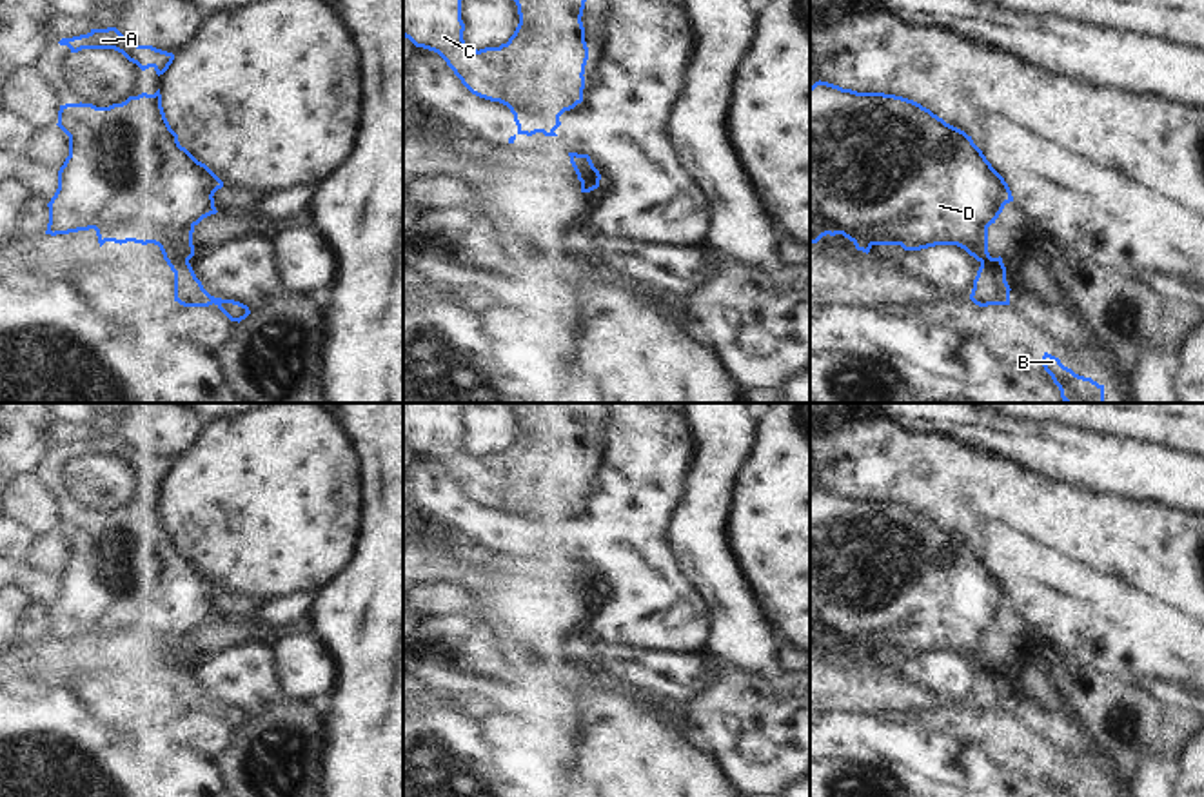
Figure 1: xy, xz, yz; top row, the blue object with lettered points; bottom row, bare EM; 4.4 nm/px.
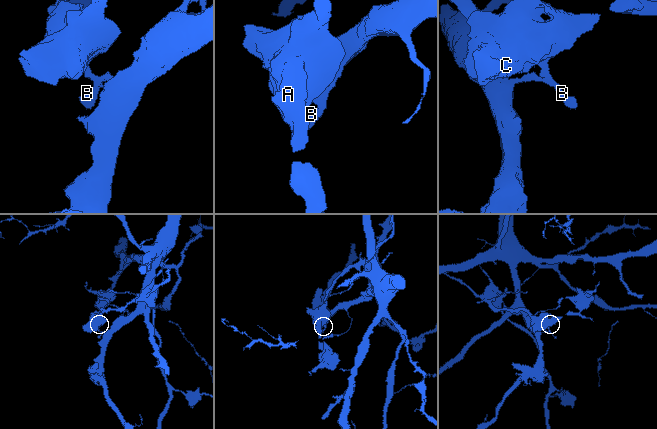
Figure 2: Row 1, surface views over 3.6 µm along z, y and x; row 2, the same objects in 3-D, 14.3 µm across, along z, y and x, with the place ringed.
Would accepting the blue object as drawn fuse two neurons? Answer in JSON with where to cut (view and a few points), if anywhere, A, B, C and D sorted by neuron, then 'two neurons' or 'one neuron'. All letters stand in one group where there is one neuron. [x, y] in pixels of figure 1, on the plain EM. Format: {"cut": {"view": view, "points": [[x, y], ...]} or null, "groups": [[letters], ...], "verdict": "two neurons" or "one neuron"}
{"cut": {"view": "xz", "points": [[594, 574], [582, 590]]}, "groups": [["A", "C", "D"], ["B"]], "verdict": "two neurons"}

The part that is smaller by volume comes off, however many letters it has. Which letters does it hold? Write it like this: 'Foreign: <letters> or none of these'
Foreign: A, C, D

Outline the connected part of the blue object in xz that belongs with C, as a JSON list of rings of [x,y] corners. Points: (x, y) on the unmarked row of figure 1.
[[[403,403],[403,443],[416,454],[438,459],[472,501],[499,508],[510,516],[518,539],[508,545],[508,550],[514,550],[518,541],[532,543],[543,539],[545,543],[558,543],[554,537],[561,532],[559,523],[583,508],[583,481],[588,454],[581,423],[588,403],[507,403],[518,412],[519,430],[507,450],[479,458],[463,447],[463,405],[465,403]]]

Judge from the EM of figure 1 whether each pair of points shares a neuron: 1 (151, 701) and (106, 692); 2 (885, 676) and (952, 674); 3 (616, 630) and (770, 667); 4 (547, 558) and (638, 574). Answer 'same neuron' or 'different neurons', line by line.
1: same neuron
2: same neuron
3: different neurons
4: different neurons

